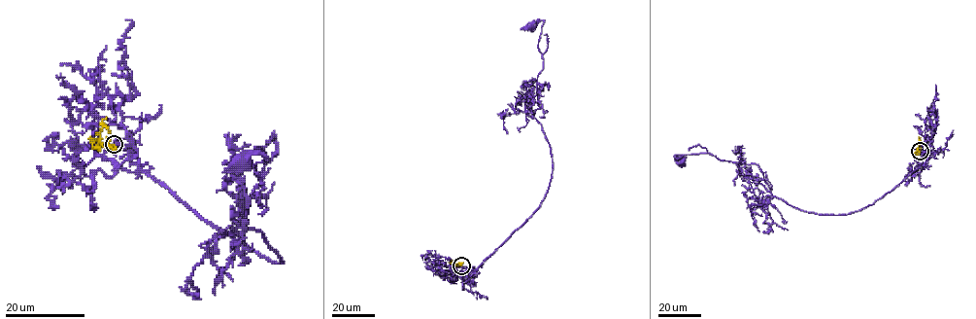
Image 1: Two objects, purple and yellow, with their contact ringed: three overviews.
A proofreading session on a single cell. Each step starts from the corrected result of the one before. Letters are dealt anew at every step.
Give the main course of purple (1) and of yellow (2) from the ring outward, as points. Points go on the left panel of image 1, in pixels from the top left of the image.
1: (114, 144), (134, 147), (129, 158), (203, 219), (283, 262), (246, 226), (265, 154), (242, 160)
2: (114, 144), (100, 141), (99, 130), (102, 127), (106, 126), (111, 133)

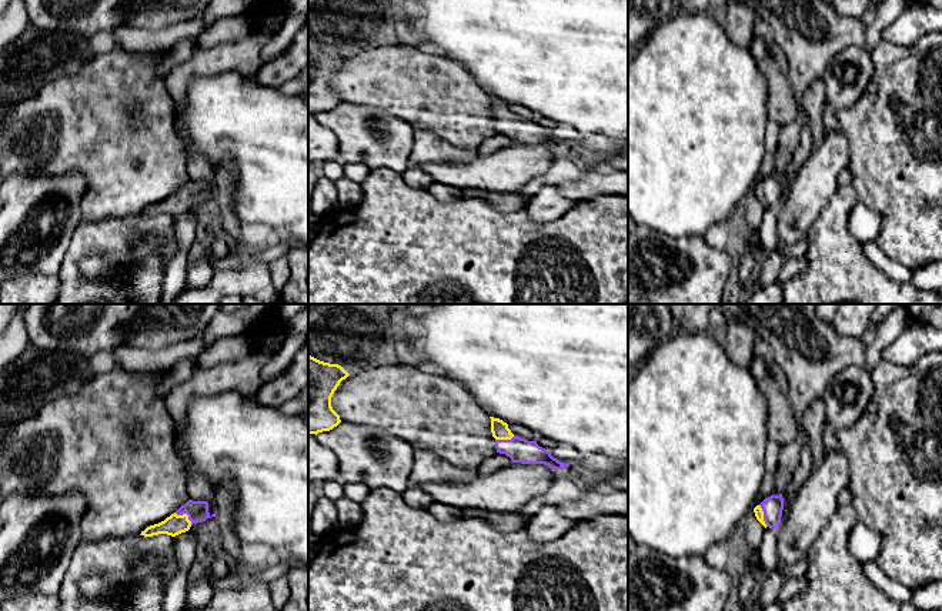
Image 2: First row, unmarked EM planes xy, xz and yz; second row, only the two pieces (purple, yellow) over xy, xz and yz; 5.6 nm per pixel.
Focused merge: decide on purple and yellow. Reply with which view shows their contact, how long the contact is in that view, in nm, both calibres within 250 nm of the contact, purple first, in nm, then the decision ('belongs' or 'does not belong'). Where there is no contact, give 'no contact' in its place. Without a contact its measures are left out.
meets purple in xy; contact 120 nm long; 120 nm thick on the purple side, 120 nm on the other; belongs

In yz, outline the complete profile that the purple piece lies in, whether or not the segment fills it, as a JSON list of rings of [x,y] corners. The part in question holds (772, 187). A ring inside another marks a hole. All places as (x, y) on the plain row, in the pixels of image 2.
[[[782,174],[765,178],[754,188],[756,200],[766,208],[778,208],[784,190]]]

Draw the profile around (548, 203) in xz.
[[[545,184],[532,196],[525,210],[535,223],[551,223],[565,214],[575,203],[559,193],[557,186]]]

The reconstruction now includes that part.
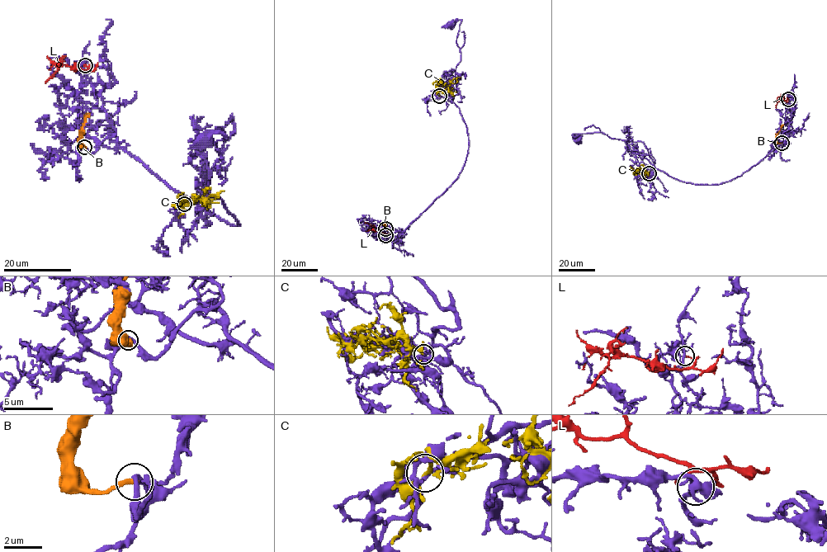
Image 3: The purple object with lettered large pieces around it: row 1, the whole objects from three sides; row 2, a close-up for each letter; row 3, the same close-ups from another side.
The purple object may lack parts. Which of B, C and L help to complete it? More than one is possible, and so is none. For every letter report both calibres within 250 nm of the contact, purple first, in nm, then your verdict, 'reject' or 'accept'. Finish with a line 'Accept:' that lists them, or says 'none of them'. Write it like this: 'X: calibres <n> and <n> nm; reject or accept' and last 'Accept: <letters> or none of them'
B: calibres 280 and 280 nm; reject
C: calibres 200 and 200 nm; reject
L: calibres 160 and 130 nm; reject
Accept: none of them

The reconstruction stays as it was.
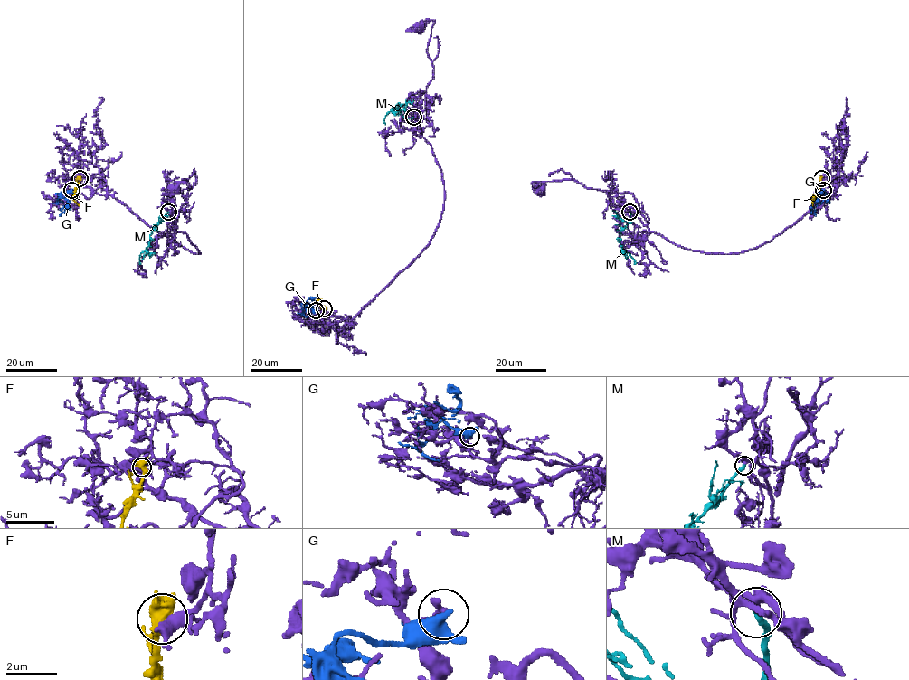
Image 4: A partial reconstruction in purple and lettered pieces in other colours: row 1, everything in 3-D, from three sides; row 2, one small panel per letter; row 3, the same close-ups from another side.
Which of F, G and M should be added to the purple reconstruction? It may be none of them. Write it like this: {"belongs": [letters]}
{"belongs": ["M"]}

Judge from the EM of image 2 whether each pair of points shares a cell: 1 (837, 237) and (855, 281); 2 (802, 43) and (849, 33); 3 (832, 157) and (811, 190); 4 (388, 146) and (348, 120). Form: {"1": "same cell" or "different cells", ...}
{"1": "same cell", "2": "same cell", "3": "same cell", "4": "same cell"}

